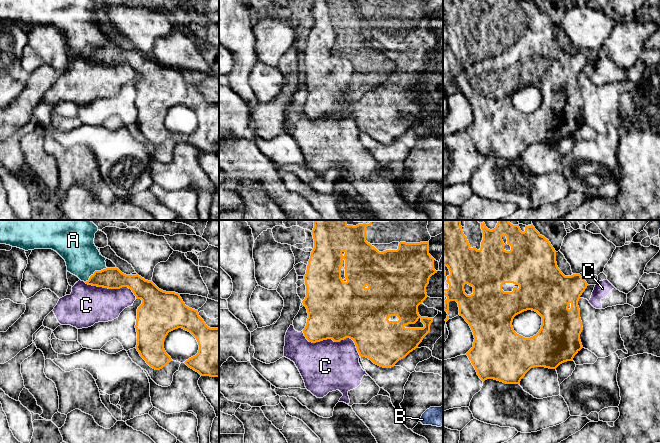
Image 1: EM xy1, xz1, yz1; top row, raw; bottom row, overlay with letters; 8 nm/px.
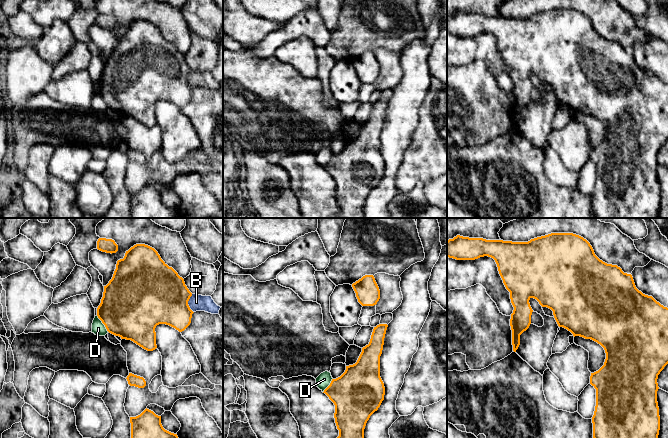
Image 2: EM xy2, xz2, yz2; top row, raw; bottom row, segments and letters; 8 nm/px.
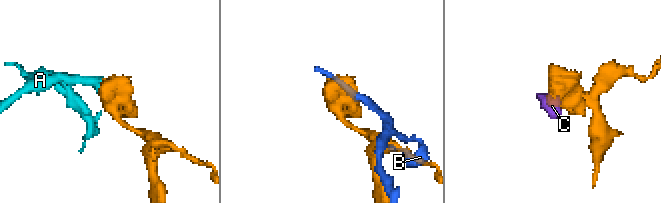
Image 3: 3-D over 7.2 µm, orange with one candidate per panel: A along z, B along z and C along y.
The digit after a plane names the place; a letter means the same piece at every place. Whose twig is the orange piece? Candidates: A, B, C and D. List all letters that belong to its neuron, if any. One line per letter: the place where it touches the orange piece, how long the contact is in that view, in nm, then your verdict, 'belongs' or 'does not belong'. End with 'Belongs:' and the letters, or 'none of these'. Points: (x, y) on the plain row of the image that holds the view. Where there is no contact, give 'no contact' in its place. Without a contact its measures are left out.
A: xy1 (95, 47) | 220 nm | belongs
B: xy2 (187, 79) | 150 nm | does not belong
C: xz1 (333, 116) | 500 nm | does not belong
D: xy2 (102, 98) | 160 nm | does not belong
Belongs: A

